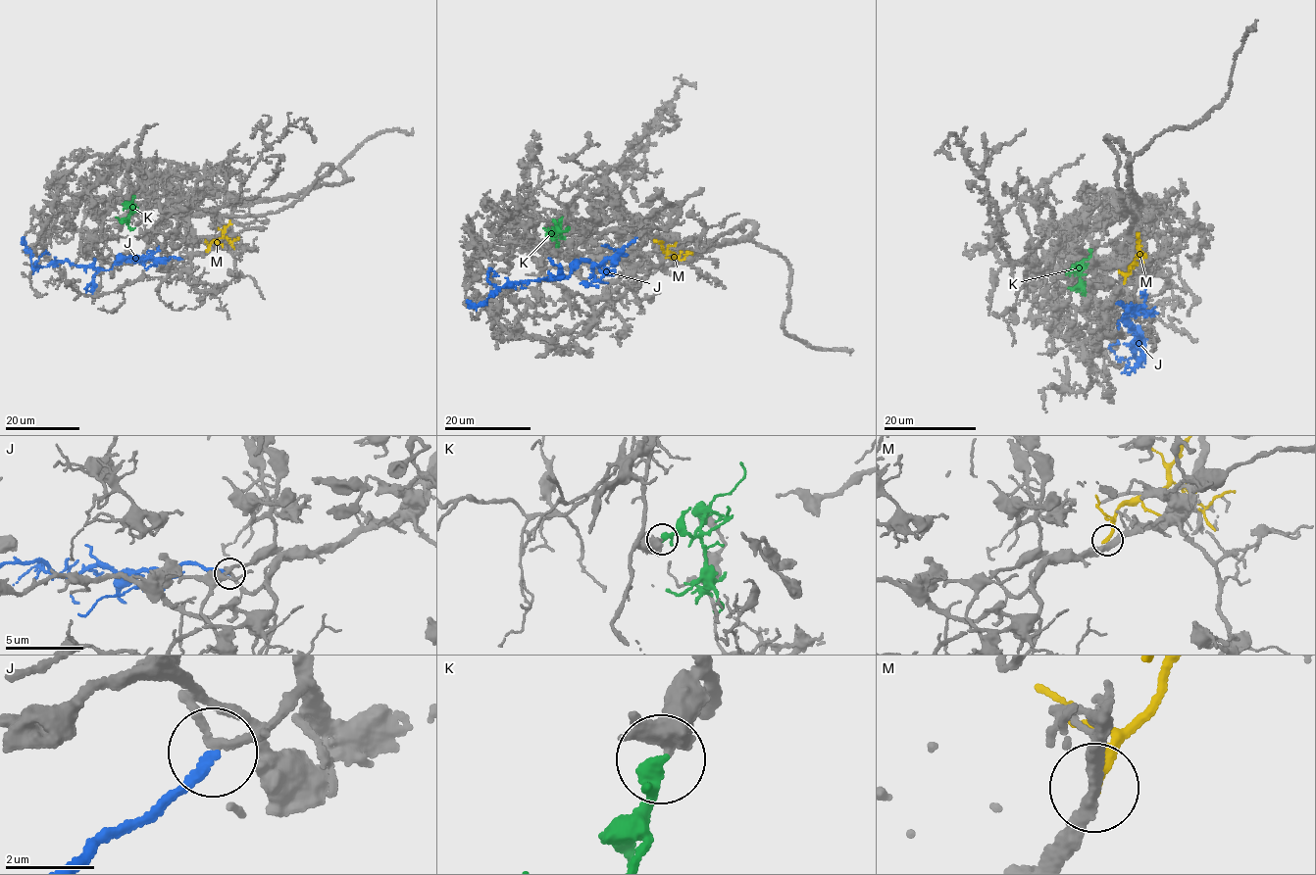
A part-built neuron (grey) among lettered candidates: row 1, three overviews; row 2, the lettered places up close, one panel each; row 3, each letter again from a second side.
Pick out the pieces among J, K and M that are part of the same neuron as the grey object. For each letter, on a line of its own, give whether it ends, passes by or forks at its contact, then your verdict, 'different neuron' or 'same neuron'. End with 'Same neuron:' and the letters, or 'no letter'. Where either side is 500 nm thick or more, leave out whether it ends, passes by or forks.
J: it ends there; same neuron
K: it ends there; same neuron
M: it ends there; different neuron
Same neuron: J, K

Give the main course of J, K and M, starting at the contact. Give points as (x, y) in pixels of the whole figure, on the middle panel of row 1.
J: (635, 238), (598, 265), (582, 260), (568, 276), (511, 282), (491, 294), (484, 304), (470, 307), (468, 303)
K: (562, 218), (560, 227), (553, 233), (557, 245)
M: (662, 241), (662, 250), (675, 256), (683, 259), (687, 251), (691, 253)

